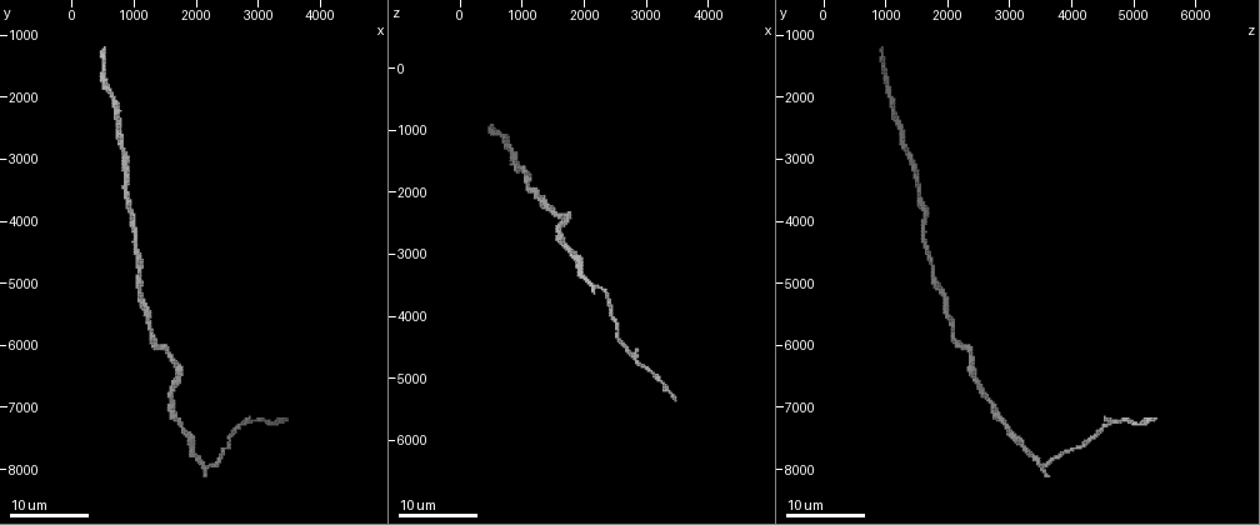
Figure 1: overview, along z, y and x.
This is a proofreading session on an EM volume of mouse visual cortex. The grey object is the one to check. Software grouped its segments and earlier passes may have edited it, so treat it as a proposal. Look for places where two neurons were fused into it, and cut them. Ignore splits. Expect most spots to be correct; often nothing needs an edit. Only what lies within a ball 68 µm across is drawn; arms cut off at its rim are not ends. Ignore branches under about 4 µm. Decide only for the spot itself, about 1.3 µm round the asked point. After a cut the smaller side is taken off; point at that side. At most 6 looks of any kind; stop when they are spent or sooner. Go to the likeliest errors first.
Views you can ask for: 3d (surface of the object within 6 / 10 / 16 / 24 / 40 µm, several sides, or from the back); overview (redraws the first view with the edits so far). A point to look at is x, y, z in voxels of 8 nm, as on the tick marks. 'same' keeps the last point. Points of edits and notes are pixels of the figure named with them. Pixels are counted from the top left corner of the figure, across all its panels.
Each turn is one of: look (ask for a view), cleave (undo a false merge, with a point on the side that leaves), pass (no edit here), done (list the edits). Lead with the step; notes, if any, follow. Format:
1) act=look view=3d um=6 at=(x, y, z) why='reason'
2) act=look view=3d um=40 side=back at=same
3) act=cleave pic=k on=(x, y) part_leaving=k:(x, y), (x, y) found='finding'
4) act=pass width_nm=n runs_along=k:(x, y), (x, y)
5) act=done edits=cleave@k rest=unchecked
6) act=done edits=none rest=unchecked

act=look view=3d um=24 at=(1350, 6100, 2250)

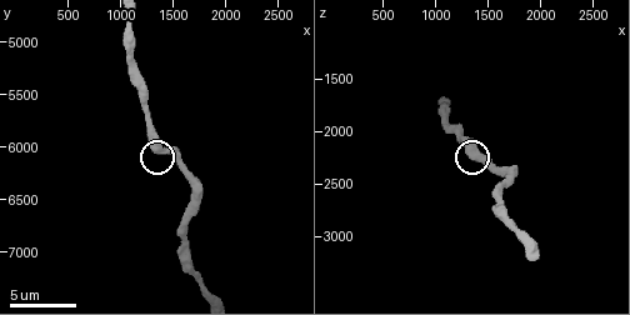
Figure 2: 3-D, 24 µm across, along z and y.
act=look view=3d um=6 at=(1340, 6060, 2220)

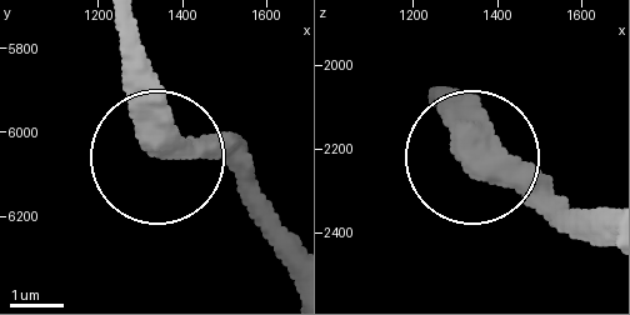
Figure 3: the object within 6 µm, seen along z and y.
act=pass runs_along=3:(490, 146), (476, 156), (521, 174), (571, 223) found='continuous, no second neuron'

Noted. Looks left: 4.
act=look view=3d um=10 at=(1820, 7380, 3000) why='sudden change in width'

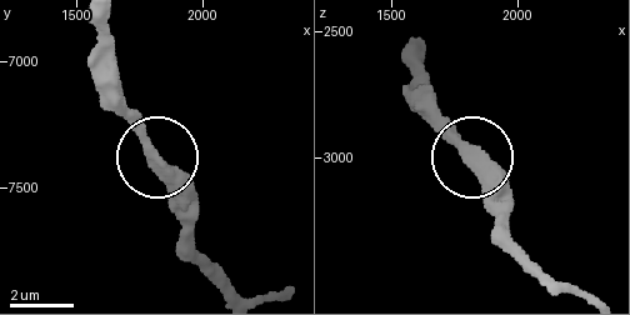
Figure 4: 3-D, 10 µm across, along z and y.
act=pass runs_along=4:(421, 43), (424, 100), (508, 201) found='all the same neuron'

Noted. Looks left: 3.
act=look view=3d um=24 at=(1100, 5250, 2000) why='thick turns thin'

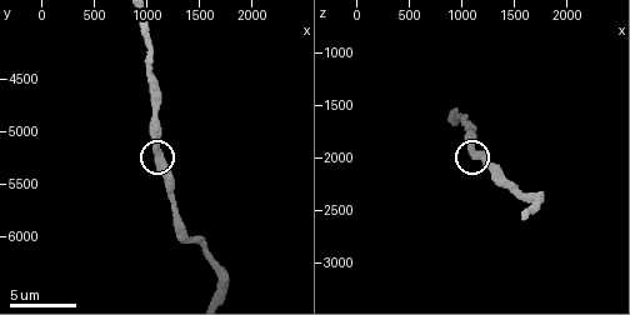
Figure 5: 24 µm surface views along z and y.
act=look view=3d um=10 at=same

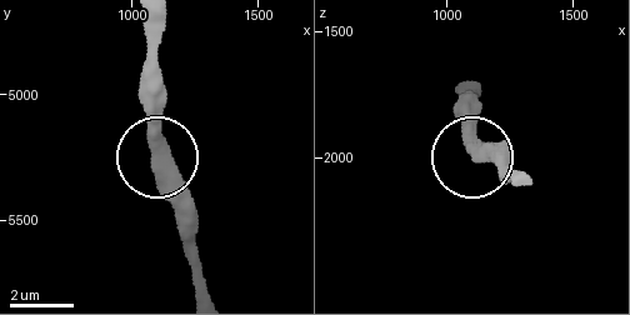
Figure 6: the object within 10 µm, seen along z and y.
act=pass width_nm=480 runs_along=6:(206, 290), (159, 153), (159, 104), (145, 83) found='one neuron here'

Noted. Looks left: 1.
act=done edits=none rest=unchecked

